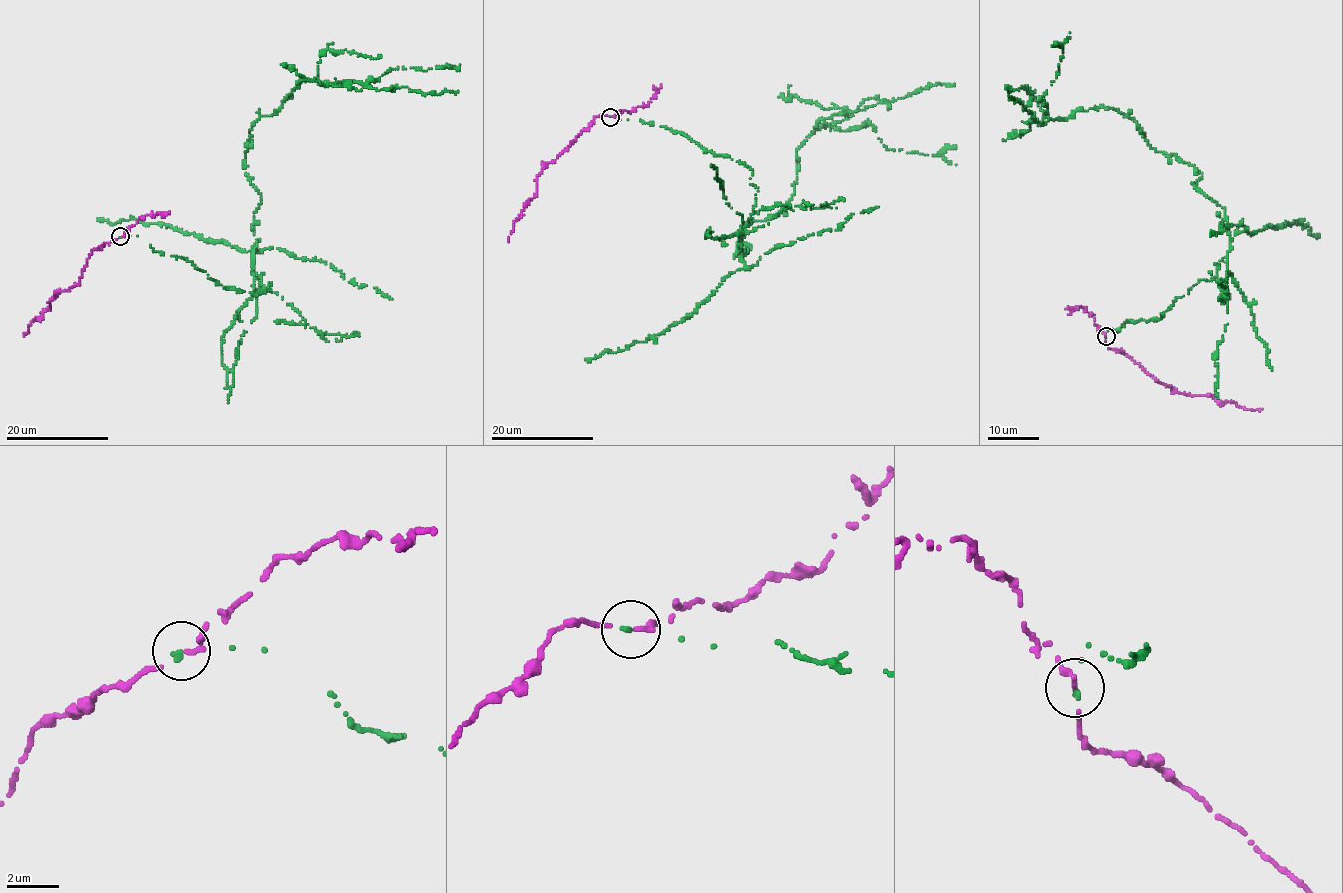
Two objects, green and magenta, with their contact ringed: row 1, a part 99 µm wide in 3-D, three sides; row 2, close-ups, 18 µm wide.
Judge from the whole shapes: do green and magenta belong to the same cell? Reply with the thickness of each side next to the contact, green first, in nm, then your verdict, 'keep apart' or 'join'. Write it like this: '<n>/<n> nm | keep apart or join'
180/160 nm | keep apart

